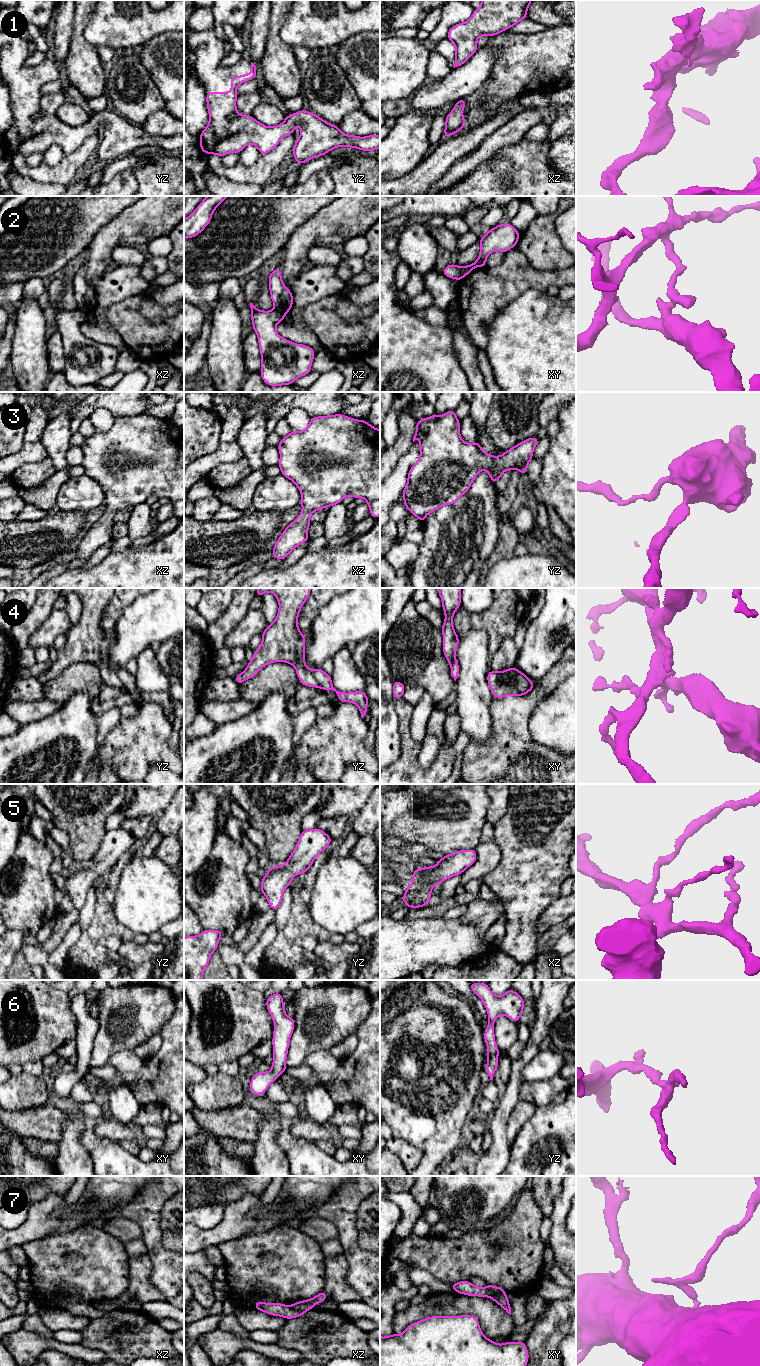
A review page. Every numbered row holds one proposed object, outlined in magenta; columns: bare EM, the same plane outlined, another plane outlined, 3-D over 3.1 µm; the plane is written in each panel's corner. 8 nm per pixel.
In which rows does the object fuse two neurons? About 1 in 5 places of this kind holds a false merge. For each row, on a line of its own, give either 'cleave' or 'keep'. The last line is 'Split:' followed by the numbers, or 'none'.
1: keep
2: cleave
3: keep
4: keep
5: keep
6: keep
7: cleave
Split: 2, 7

